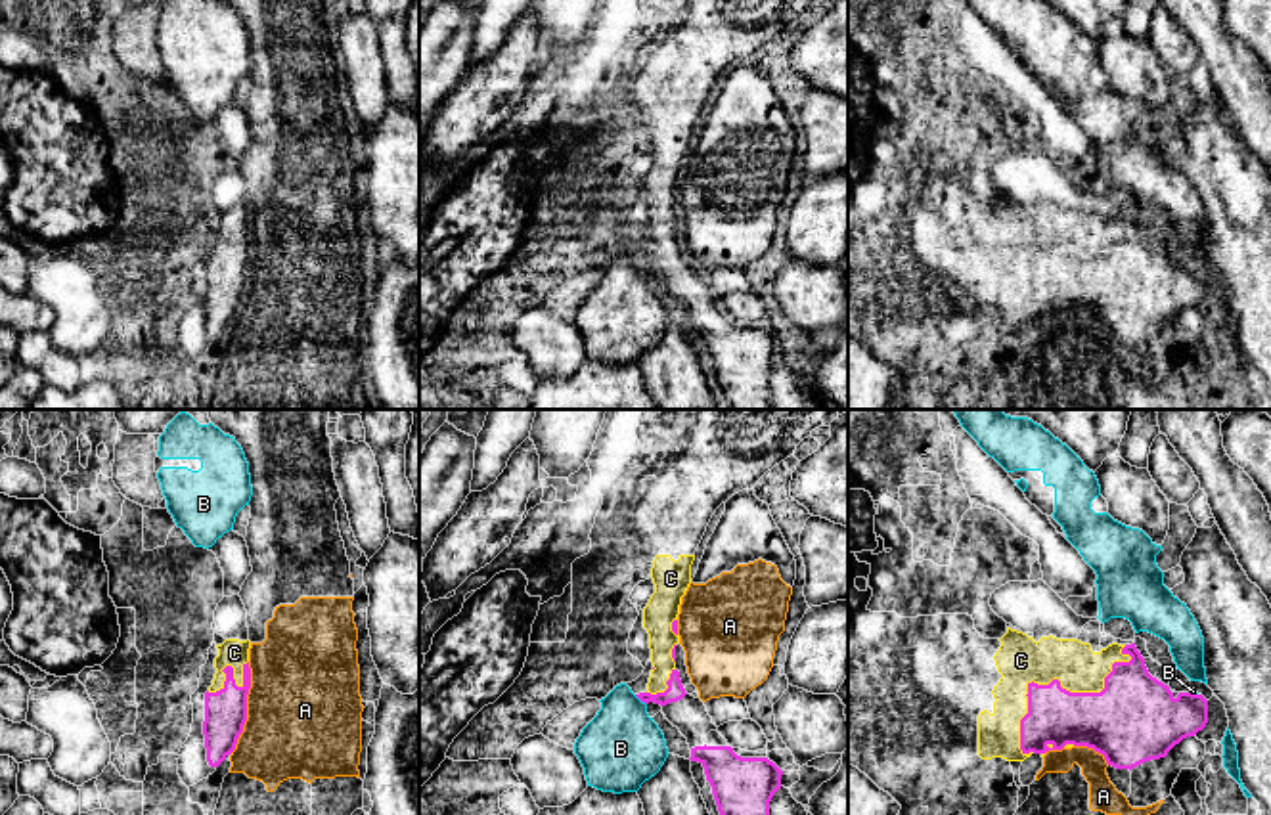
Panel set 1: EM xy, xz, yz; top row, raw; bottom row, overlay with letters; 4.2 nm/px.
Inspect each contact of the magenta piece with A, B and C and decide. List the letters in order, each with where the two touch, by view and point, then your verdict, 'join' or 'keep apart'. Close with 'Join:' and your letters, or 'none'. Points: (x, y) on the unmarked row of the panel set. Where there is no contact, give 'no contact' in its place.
A: xy (245, 280) | keep apart
B: xz (640, 270) | keep apart
C: yz (1059, 253) | join
Join: C

